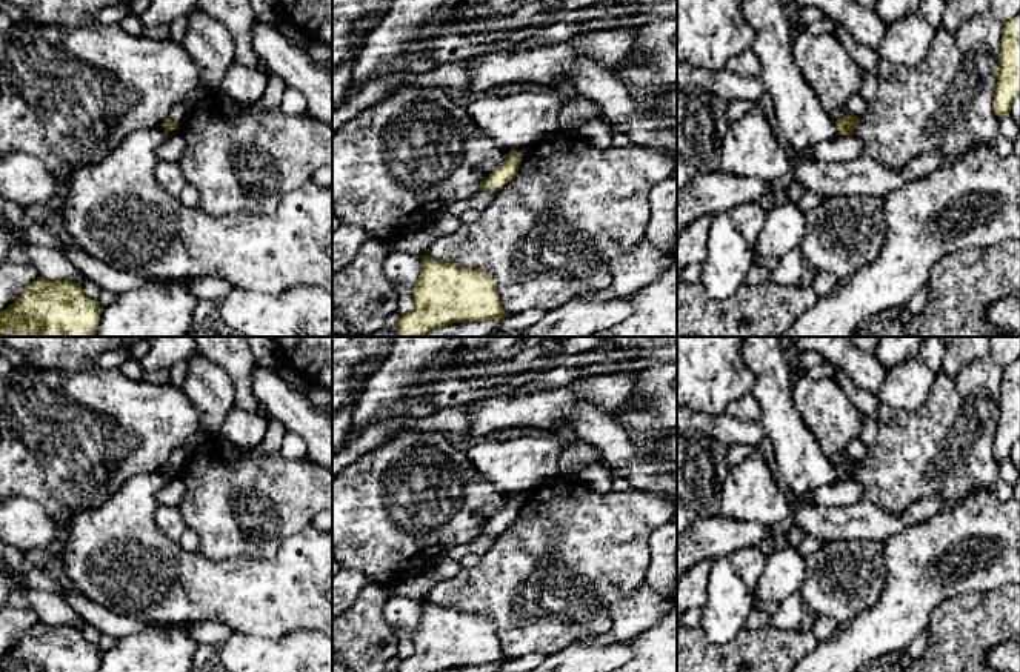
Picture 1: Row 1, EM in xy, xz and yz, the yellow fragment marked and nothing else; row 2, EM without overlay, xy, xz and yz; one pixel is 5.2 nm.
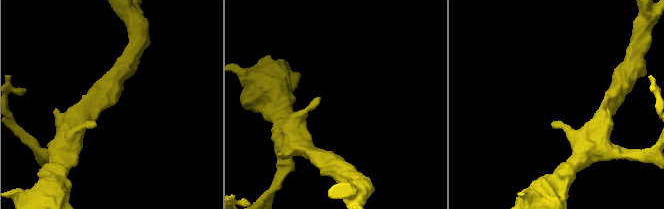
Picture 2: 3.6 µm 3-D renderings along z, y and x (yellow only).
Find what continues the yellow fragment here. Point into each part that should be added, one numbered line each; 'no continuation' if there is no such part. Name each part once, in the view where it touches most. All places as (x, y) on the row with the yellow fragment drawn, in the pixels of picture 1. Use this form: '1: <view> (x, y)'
no continuation

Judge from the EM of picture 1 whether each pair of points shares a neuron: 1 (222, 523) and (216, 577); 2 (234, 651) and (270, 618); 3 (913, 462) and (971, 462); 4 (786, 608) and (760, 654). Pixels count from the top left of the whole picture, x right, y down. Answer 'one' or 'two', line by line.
1: two
2: two
3: one
4: two

